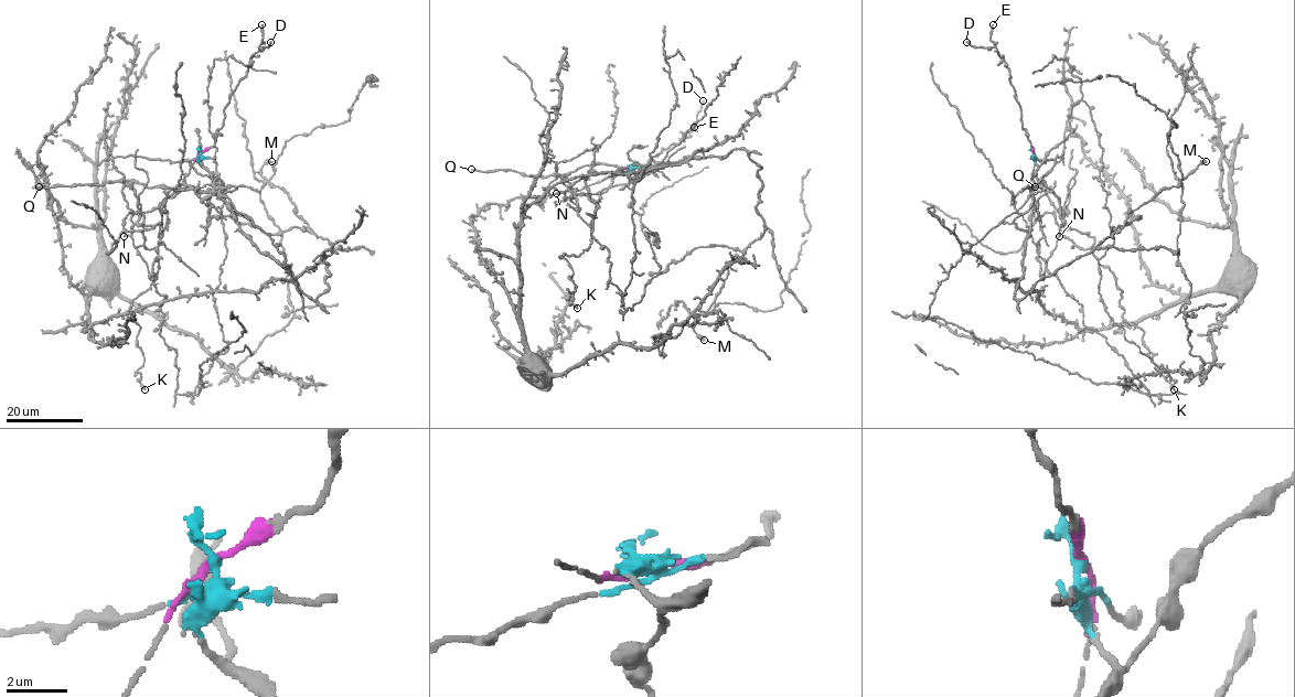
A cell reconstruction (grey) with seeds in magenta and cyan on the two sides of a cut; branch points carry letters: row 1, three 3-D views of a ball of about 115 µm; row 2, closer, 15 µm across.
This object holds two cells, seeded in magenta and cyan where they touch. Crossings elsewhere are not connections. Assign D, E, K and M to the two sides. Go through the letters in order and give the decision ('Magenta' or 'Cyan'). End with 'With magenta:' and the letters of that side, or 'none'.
D: Magenta
E: Magenta
K: Magenta
M: Cyan
With magenta: D, E, K

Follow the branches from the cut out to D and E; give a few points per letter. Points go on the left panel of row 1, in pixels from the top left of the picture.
D: (200, 153), (215, 142), (229, 94), (246, 75), (249, 59), (258, 46), (268, 46), (270, 42)
E: (200, 153), (215, 142), (229, 94), (246, 75), (249, 59), (258, 50), (261, 24)

